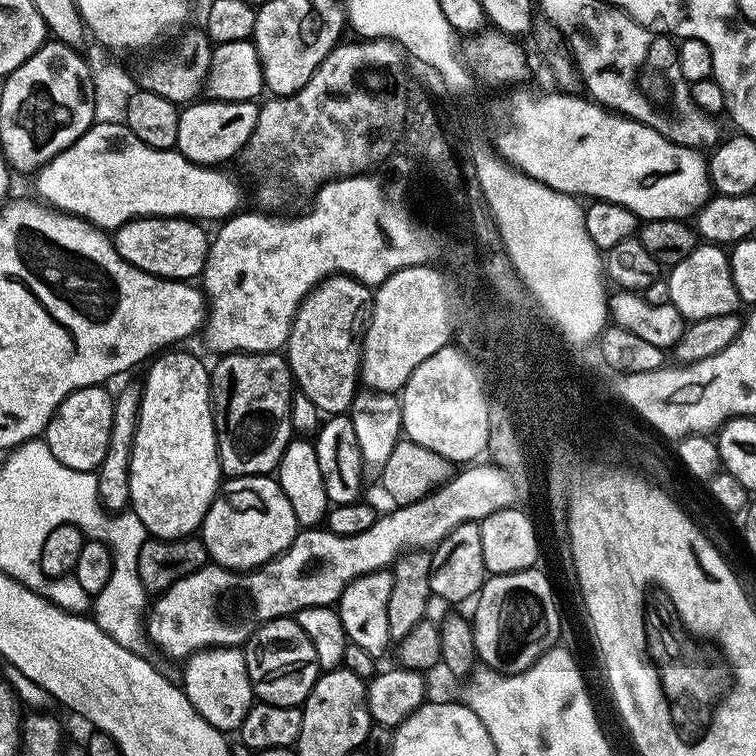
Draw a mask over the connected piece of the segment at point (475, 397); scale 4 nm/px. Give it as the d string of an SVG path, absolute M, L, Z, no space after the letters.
M454 346L431 354L409 376L399 393L403 435L453 462L472 462L487 453L486 396L476 365Z

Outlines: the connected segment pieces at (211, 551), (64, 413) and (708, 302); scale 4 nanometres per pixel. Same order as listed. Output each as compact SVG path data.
M233 476L223 481L216 501L202 525L209 557L221 568L251 570L276 559L294 542L298 525L294 509L282 494L279 479L267 476Z
M97 386L83 388L72 392L56 407L56 413L52 415L52 421L44 429L43 439L50 446L54 458L62 462L62 466L70 466L70 470L82 470L83 472L95 472L100 467L102 458L106 458L106 446L110 442L110 426L112 425L112 401L113 393L107 392L107 387Z
M700 242L682 262L671 265L667 273L670 302L684 315L685 321L691 322L702 318L719 318L741 307L738 290L734 290L734 278L730 275L728 252L719 244Z

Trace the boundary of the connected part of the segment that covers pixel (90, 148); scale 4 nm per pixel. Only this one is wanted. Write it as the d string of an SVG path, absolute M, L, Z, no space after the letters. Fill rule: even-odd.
M127 123L97 124L82 134L64 152L58 153L51 162L35 173L39 199L51 207L80 216L95 224L97 228L115 230L121 228L127 220L142 216L182 216L197 222L223 222L237 211L237 190L228 176L216 166L194 164L184 155L171 148L146 146L129 130Z

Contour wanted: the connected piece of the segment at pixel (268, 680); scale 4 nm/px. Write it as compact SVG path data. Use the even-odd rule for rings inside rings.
M279 616L258 626L254 630L254 634L250 634L250 638L244 641L242 651L248 677L252 683L253 697L265 704L300 708L322 671L318 662L318 654L314 654L314 642L310 642L310 638L306 638L306 630L302 630L302 626L298 626L296 619L291 616Z

